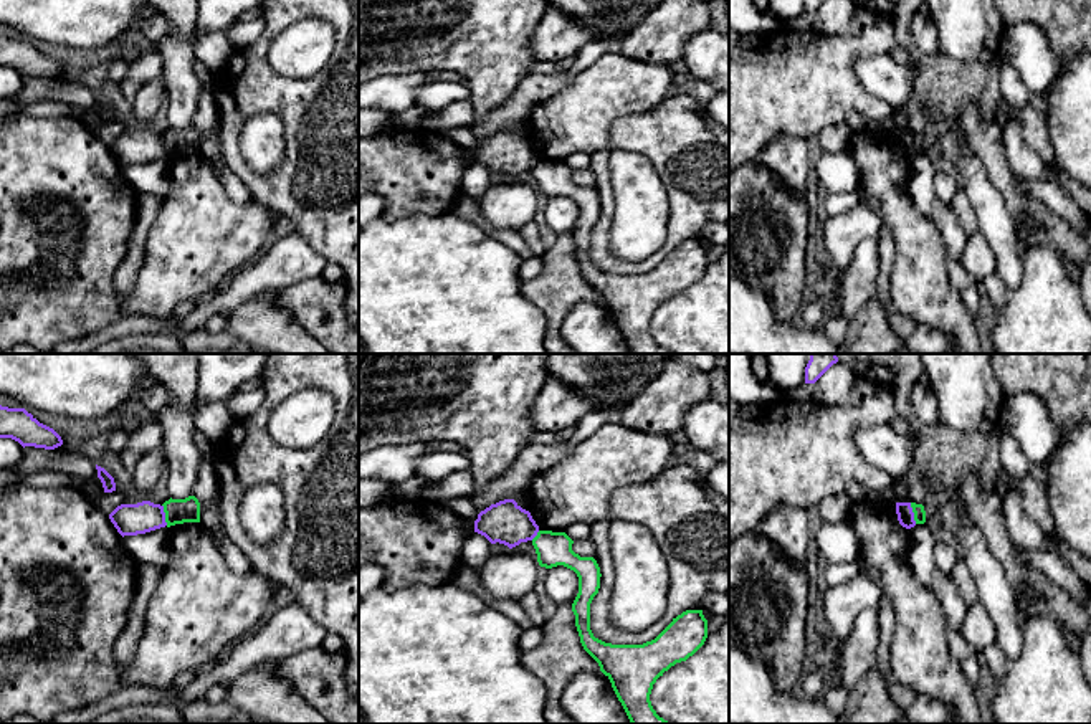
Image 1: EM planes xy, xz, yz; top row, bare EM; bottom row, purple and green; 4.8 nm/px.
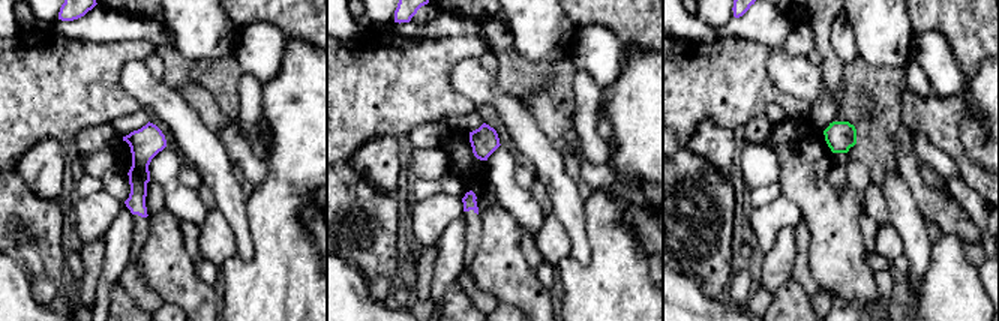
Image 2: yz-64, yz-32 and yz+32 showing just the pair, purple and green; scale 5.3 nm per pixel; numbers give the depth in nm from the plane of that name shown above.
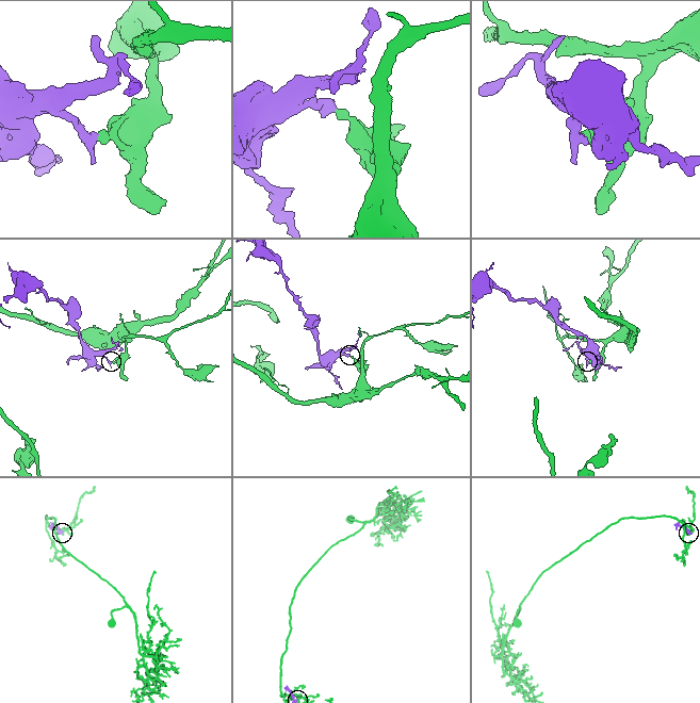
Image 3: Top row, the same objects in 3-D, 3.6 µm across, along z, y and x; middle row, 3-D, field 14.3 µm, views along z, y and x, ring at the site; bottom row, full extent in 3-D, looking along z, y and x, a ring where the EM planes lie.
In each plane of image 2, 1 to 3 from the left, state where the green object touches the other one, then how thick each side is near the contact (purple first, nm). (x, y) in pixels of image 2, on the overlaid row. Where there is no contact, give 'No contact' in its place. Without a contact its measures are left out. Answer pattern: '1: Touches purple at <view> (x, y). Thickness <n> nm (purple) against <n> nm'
1: No contact
2: No contact
3: No contact

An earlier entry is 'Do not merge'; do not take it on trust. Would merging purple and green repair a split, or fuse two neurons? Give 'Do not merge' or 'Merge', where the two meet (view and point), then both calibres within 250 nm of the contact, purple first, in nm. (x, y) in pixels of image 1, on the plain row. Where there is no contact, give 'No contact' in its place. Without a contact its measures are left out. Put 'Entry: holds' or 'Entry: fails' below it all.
Do not merge. Touches purple at yz (913, 142). Thickness 80 nm (purple) against 60 nm
Entry: holds

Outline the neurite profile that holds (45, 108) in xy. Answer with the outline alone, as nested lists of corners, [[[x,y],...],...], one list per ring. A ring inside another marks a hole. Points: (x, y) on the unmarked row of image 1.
[[[41,101],[33,102],[21,109],[23,114],[33,117],[61,117],[61,116],[73,116],[81,119],[86,114],[86,109],[81,106],[71,106],[61,101]]]

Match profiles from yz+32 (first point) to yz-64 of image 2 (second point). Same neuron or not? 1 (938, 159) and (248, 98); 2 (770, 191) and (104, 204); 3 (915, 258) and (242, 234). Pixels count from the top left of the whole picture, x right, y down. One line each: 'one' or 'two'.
1: one
2: two
3: one

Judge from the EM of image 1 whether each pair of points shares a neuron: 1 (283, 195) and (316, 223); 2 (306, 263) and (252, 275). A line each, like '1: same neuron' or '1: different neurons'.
1: same neuron
2: same neuron

